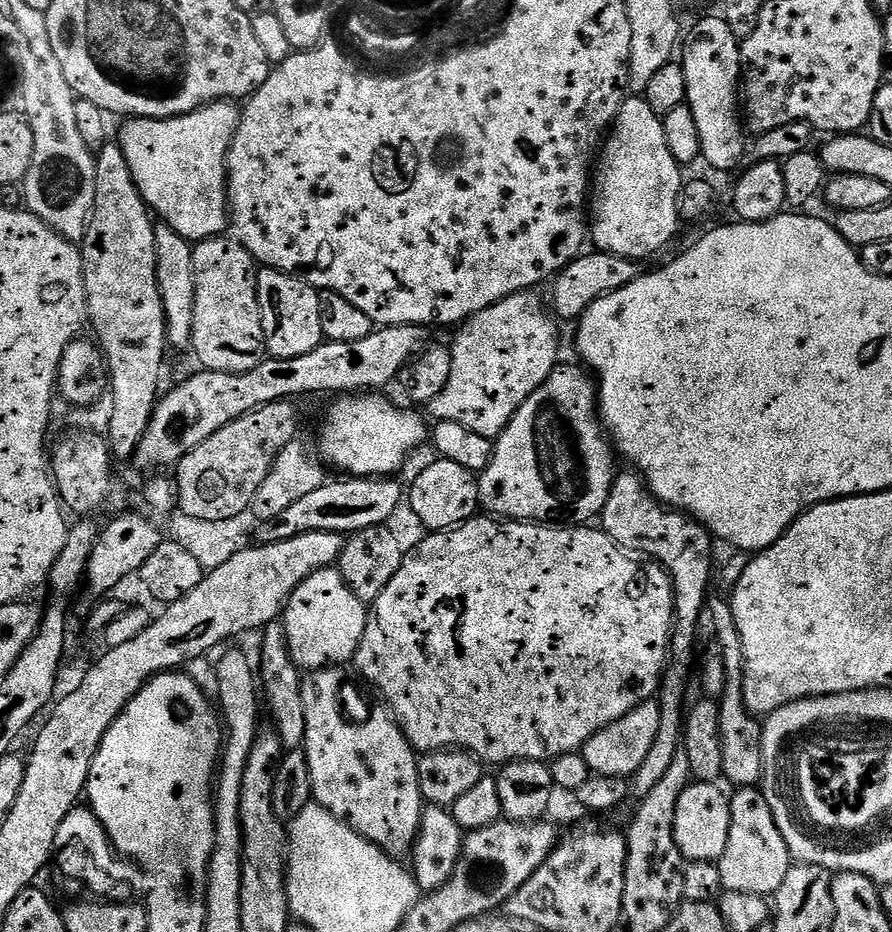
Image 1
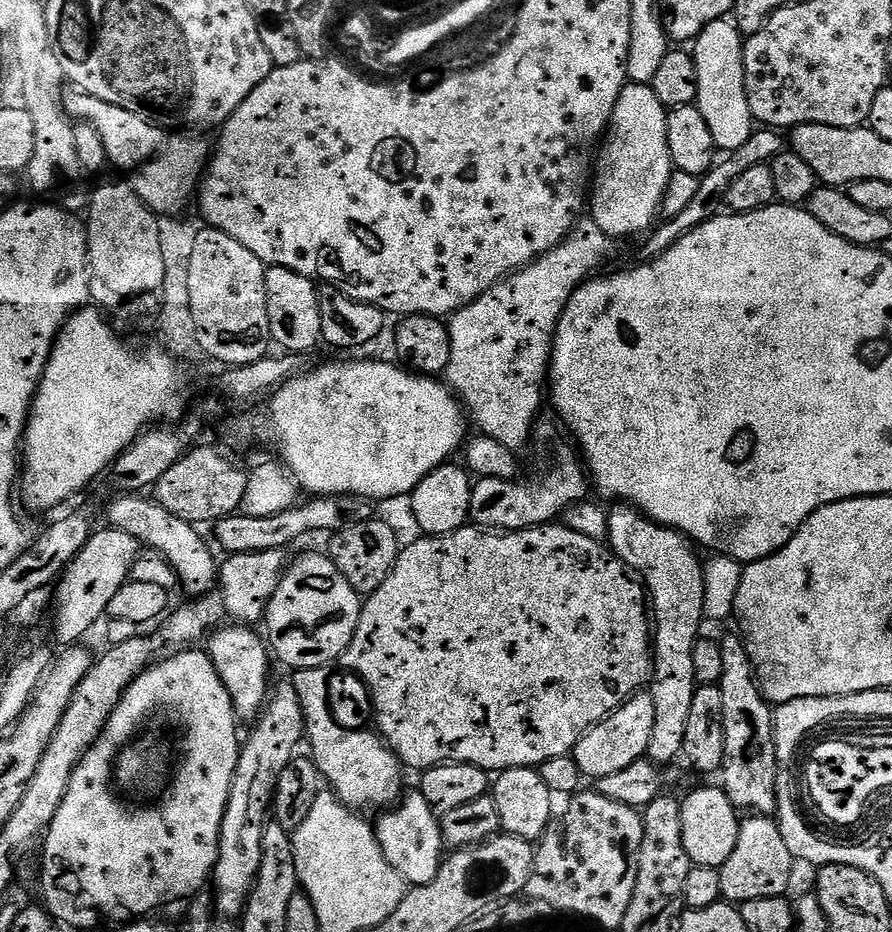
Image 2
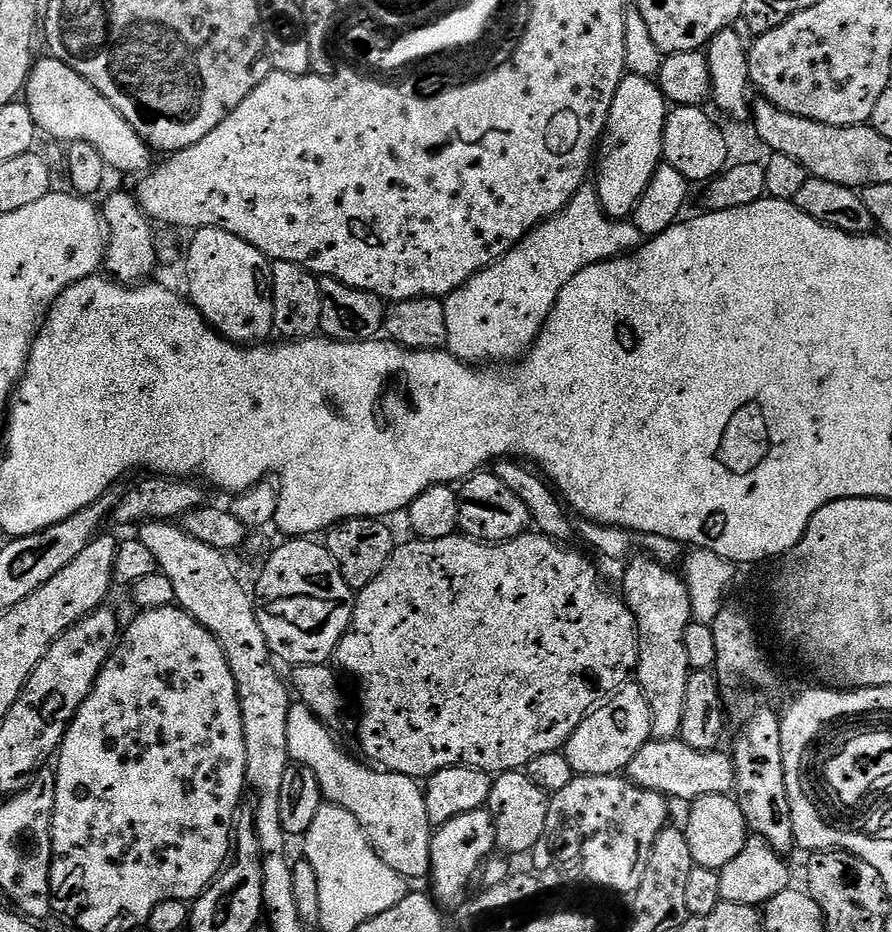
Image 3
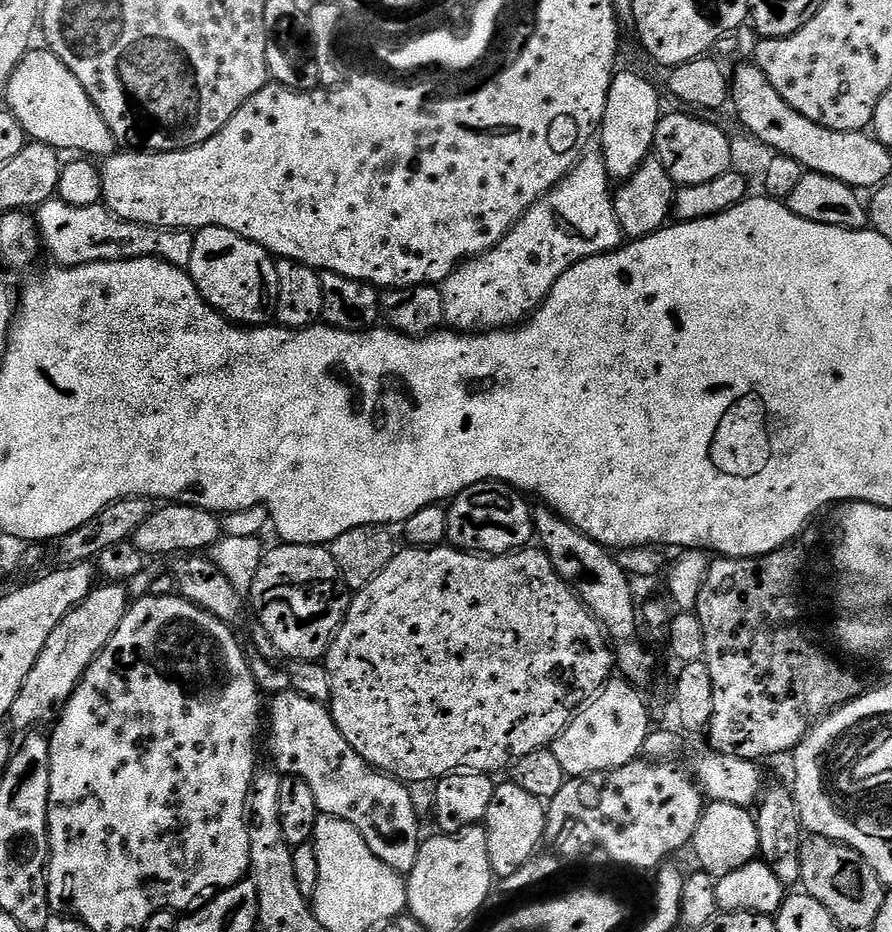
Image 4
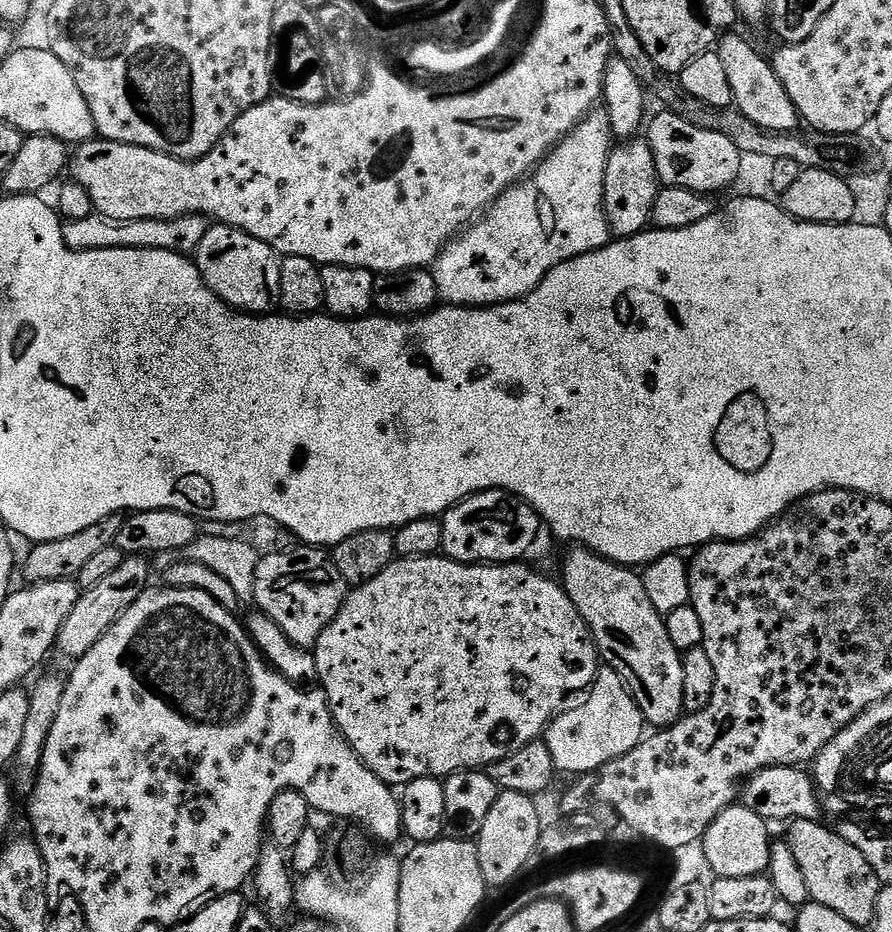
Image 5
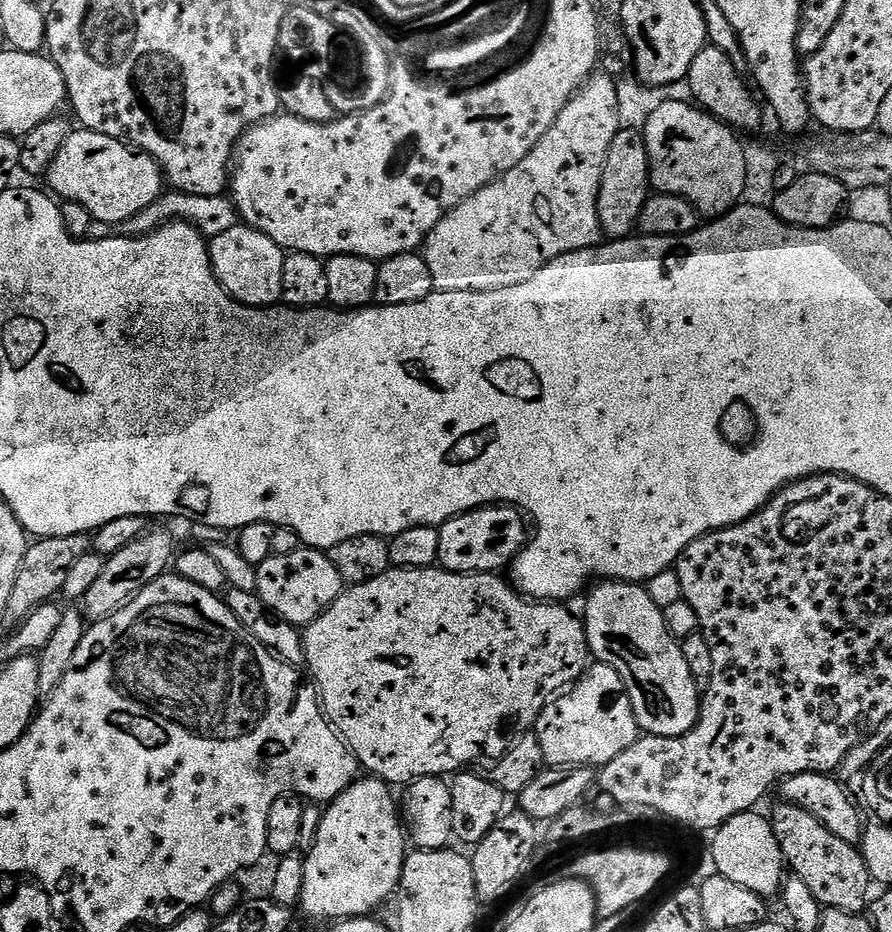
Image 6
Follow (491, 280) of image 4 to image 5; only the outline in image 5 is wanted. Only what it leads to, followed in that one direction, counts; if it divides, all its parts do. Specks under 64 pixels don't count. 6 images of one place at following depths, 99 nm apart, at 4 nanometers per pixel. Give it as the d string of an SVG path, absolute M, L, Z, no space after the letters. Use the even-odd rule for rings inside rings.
M593 110L589 112L588 119L583 120L577 128L568 133L530 173L530 178L525 178L512 187L492 203L492 207L479 217L471 226L464 229L455 240L452 240L443 250L440 251L440 257L436 263L431 265L430 271L434 282L438 282L438 290L440 291L440 300L445 305L455 306L458 308L488 308L492 304L505 304L511 300L522 300L525 296L532 293L538 285L548 277L550 270L557 264L564 264L568 260L573 260L579 256L586 255L587 252L593 252L599 248L605 248L610 242L610 233L608 223L606 222L606 210L604 209L604 179L606 178L606 162L608 156L612 153L614 147L614 137L612 127L610 126L610 118L607 111Z

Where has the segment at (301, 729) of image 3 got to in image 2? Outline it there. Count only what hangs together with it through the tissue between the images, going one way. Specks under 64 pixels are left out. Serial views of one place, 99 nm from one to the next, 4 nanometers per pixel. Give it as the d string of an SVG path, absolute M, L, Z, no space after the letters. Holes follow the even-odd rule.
M418 790L405 795L391 810L384 810L374 820L376 840L380 844L386 862L409 885L434 882L440 865L446 856L444 834L440 831L438 813L432 809L430 802ZM393 811L393 812L392 812Z

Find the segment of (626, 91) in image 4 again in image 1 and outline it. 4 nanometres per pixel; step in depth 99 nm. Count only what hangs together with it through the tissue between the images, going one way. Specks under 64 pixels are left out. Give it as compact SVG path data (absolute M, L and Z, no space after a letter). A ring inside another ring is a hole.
M629 95L618 110L602 144L590 180L590 240L599 251L647 262L682 227L682 165L666 146L664 121L643 95Z

